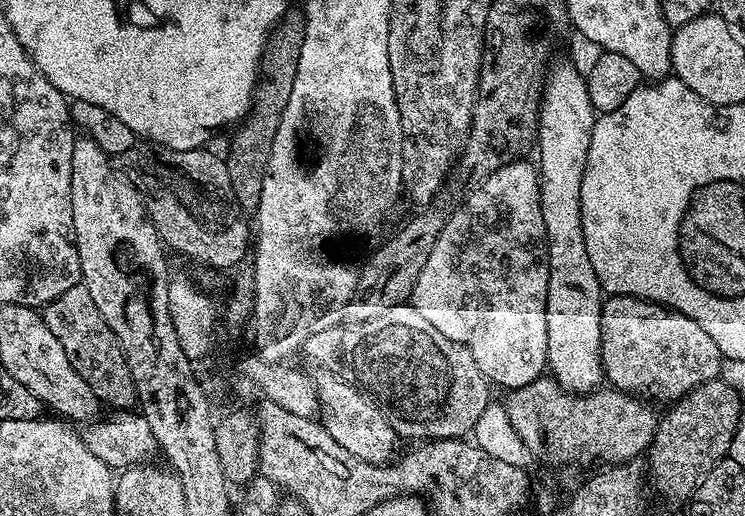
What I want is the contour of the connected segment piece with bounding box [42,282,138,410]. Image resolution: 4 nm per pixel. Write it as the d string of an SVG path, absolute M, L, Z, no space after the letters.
M76 283L73 288L66 290L66 294L62 294L57 300L52 300L44 305L42 315L46 326L50 326L50 334L54 334L54 338L58 338L58 342L62 342L62 346L66 350L66 358L70 358L70 366L74 366L74 370L78 370L78 374L82 374L82 382L86 382L86 386L90 386L90 390L94 390L101 405L108 407L109 404L109 409L112 410L132 410L137 407L136 387L132 381L130 366L126 362L124 351L121 350L110 326L106 326L102 314L98 314L98 306L94 306L94 298L90 298L90 290L86 290L83 283Z

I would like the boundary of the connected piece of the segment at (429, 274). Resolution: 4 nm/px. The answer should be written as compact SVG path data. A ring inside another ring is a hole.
M521 158L494 170L481 184L475 185L461 199L459 206L453 210L447 222L442 226L442 234L438 234L438 242L434 242L434 250L430 250L430 258L426 258L426 266L422 266L422 274L418 274L418 282L414 286L410 302L432 323L434 330L446 334L450 342L458 342L474 354L474 362L478 362L478 370L493 385L503 390L521 388L545 375L548 367L548 351L546 350L546 286L548 285L548 262L546 259L546 241L544 239L544 223L542 222L542 206L540 205L540 177L535 163L527 164Z

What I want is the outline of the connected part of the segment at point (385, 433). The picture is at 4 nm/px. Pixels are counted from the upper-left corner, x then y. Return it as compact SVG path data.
M331 374L321 377L321 380L319 378L315 381L315 386L320 396L322 423L330 438L334 438L338 446L348 451L353 461L365 460L365 465L368 466L380 466L378 464L384 463L387 465L387 460L396 452L398 437L388 419L382 414L382 410L378 410L378 406L363 392L359 392L353 384L348 384Z

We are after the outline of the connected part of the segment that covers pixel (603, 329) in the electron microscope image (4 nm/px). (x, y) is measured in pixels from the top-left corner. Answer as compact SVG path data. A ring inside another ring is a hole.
M608 296L600 310L600 364L611 387L629 394L648 392L656 400L675 402L690 390L717 379L722 357L714 338L686 314L640 300Z

